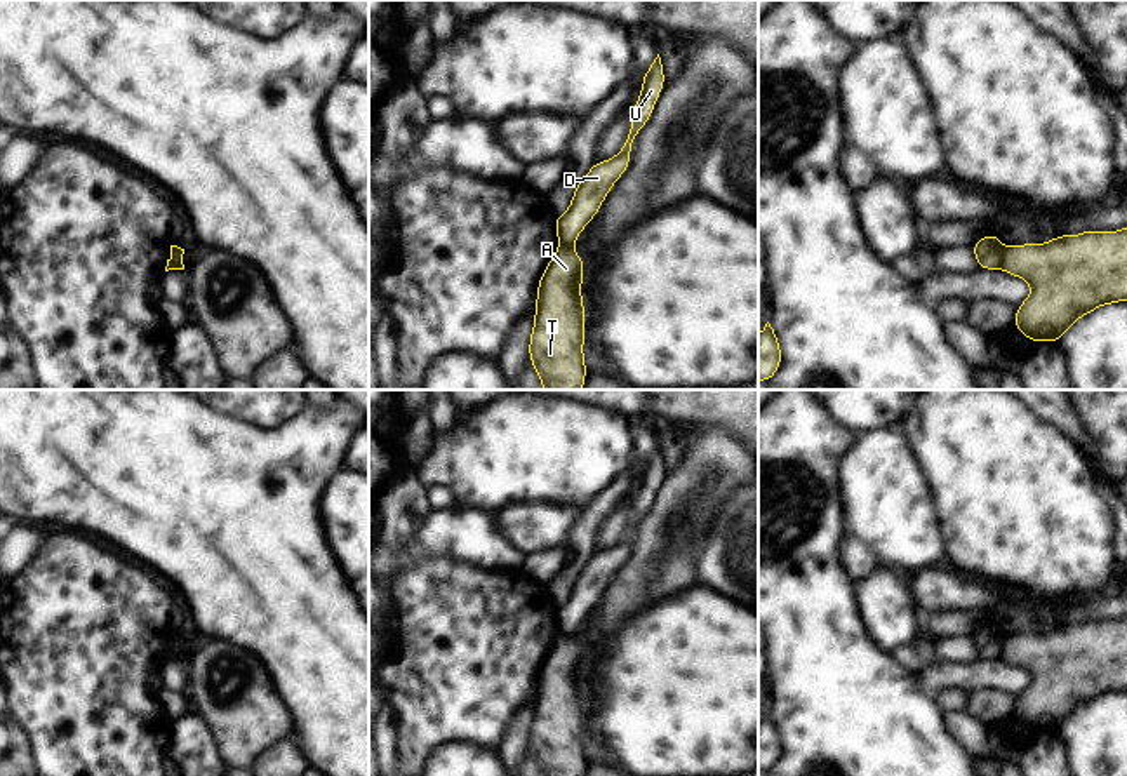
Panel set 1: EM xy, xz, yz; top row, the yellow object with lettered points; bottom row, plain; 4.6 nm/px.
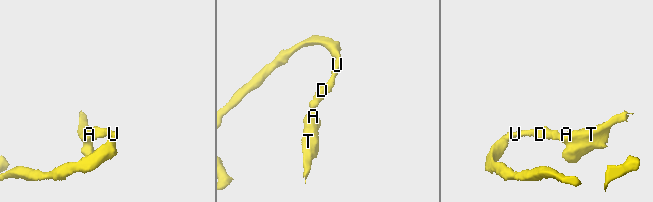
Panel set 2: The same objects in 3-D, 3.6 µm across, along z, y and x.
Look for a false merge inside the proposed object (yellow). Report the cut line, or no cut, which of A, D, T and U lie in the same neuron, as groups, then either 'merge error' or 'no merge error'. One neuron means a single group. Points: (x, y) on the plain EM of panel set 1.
cut yz (1004, 637), (1000, 656); groups A T / D U; merge error

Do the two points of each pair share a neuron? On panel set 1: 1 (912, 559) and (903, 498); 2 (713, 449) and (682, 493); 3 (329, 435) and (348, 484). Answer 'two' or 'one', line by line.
1: one
2: one
3: two

